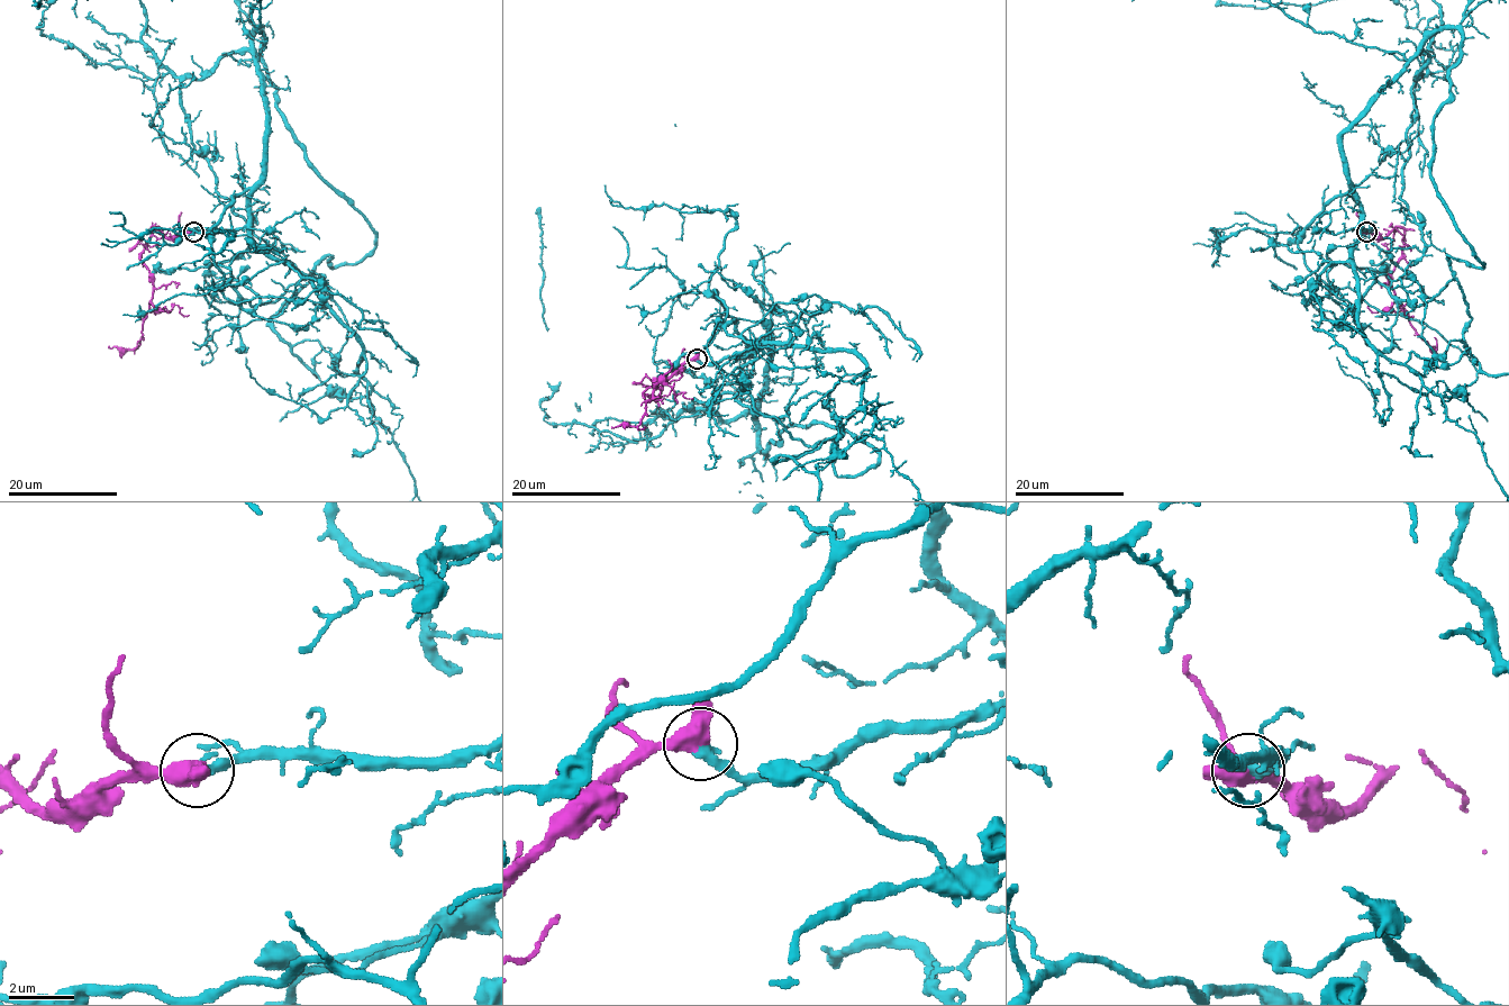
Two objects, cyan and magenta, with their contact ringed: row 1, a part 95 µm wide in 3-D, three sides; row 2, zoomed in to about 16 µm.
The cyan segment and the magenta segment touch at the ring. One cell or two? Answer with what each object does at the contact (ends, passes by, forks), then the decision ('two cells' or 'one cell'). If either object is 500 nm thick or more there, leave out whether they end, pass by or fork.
one cell

